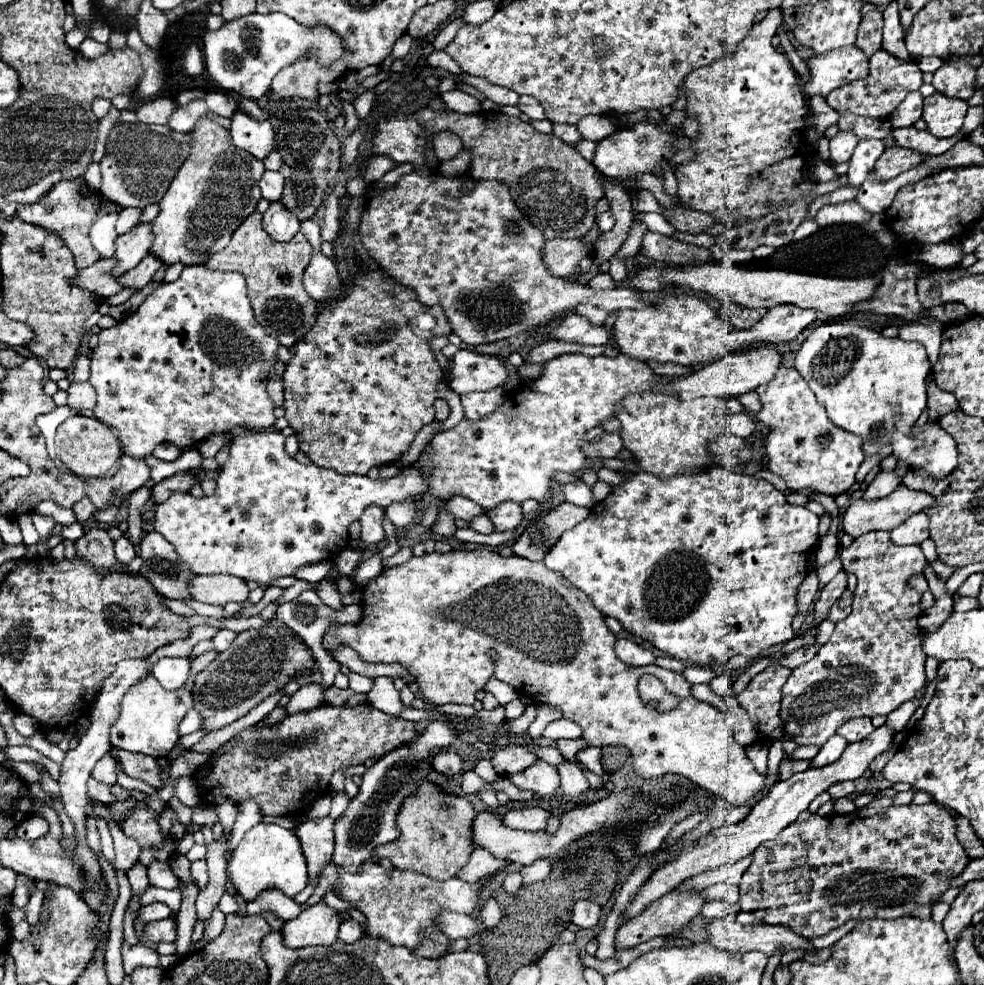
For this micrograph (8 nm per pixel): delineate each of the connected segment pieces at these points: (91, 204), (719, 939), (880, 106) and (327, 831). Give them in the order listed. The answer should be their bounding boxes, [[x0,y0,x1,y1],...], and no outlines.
[[16,180,118,268],[706,918,814,956],[826,50,922,118],[296,816,334,882]]

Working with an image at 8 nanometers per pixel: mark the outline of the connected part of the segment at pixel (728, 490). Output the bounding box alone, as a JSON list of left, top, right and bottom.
[546,468,818,670]

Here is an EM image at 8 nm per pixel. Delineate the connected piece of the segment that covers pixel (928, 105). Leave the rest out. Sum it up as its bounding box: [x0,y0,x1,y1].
[922,92,968,138]

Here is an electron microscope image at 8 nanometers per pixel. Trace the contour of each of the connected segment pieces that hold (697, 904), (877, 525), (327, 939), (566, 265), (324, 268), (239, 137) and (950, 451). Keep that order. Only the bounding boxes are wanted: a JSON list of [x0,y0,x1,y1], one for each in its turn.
[[616,890,704,950],[842,486,934,538],[282,896,340,948],[542,240,592,276],[302,250,342,302],[230,108,274,160],[890,424,958,478]]

